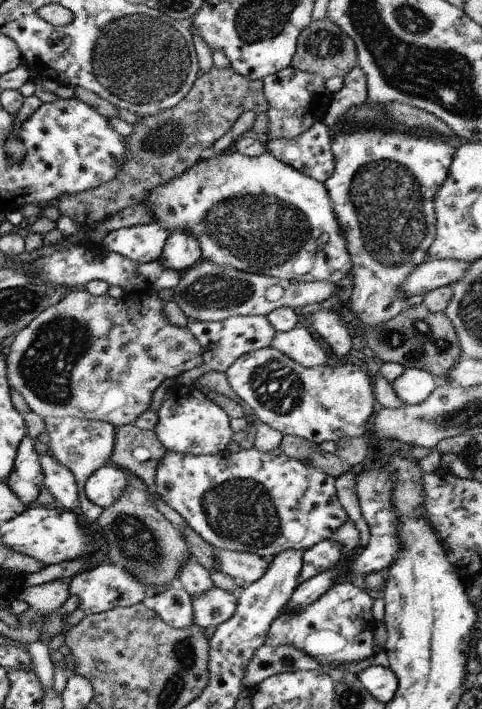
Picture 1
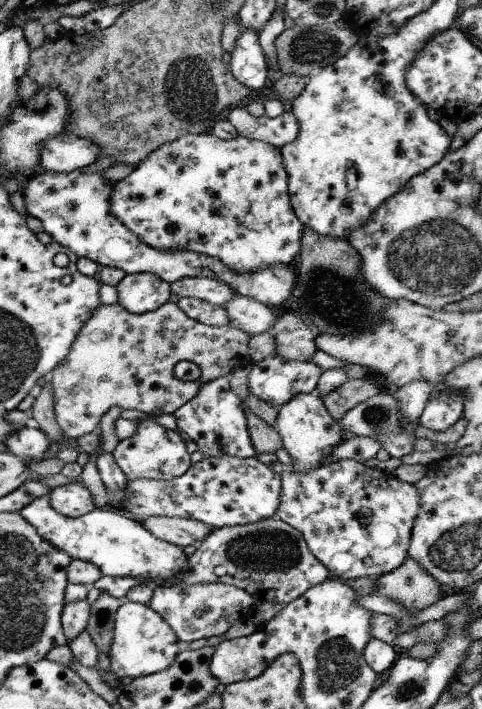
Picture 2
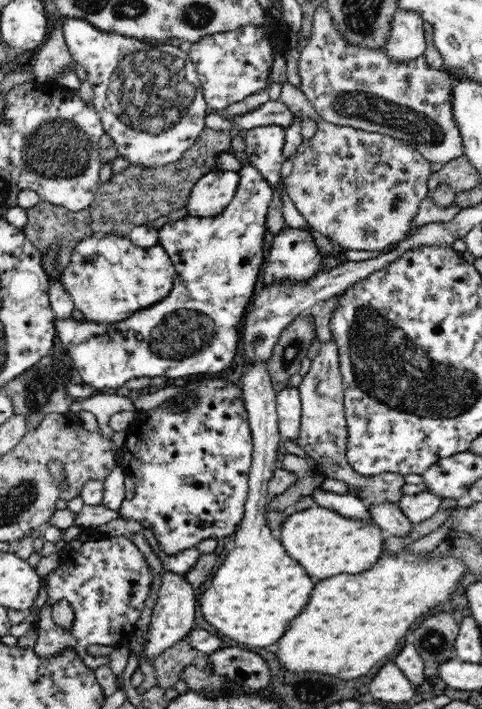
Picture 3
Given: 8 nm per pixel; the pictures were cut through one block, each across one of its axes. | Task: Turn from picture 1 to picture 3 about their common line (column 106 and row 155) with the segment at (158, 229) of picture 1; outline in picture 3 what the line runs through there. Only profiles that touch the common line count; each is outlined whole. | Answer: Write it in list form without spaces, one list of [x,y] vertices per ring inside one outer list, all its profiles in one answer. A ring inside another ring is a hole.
[[[243,132],[232,134],[229,151],[242,165],[237,172],[236,194],[229,205],[213,217],[186,216],[175,222],[168,221],[158,230],[158,245],[166,251],[175,268],[173,288],[168,297],[152,306],[136,310],[132,316],[120,322],[94,322],[85,317],[84,320],[76,320],[71,316],[54,320],[56,341],[62,344],[74,370],[80,374],[85,384],[94,386],[98,392],[105,392],[107,388],[122,392],[128,380],[142,376],[166,376],[168,380],[217,376],[217,373],[231,366],[236,358],[241,328],[250,302],[260,286],[260,275],[268,250],[269,238],[265,222],[274,187],[250,162]]]

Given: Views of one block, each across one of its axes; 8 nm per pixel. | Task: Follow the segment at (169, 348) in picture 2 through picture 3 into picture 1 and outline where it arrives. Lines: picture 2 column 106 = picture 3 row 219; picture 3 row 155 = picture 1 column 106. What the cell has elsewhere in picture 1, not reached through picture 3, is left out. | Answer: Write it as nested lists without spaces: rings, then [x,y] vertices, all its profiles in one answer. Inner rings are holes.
[[[134,289],[135,294],[127,294],[125,298],[111,298],[108,295],[93,297],[84,290],[70,291],[59,302],[43,310],[35,319],[25,326],[19,333],[15,334],[9,354],[6,359],[6,380],[8,386],[15,389],[23,400],[27,403],[30,412],[37,414],[41,419],[51,416],[67,416],[83,418],[87,421],[106,421],[116,428],[122,425],[129,425],[135,422],[150,406],[150,401],[154,390],[165,380],[170,377],[177,377],[183,372],[192,368],[199,367],[202,364],[202,350],[195,341],[193,335],[187,328],[178,328],[167,324],[161,315],[161,308],[165,302],[161,302],[156,296],[147,296],[145,290]]]

